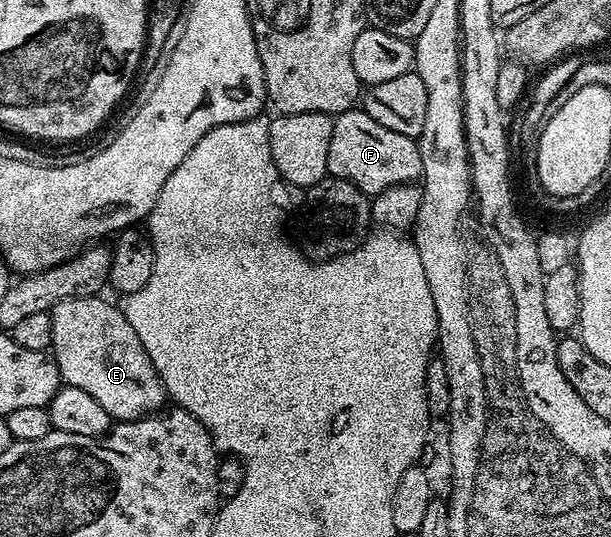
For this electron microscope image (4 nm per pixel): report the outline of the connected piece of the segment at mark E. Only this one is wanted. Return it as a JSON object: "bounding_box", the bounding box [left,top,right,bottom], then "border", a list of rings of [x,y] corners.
{"bounding_box":[50,297,165,421],"border":[[[104,297],[67,299],[57,303],[50,314],[50,354],[67,386],[90,393],[116,421],[143,419],[165,406],[164,382],[158,377],[142,341],[138,341],[138,333],[134,333],[117,304],[115,307],[107,303]]]}

